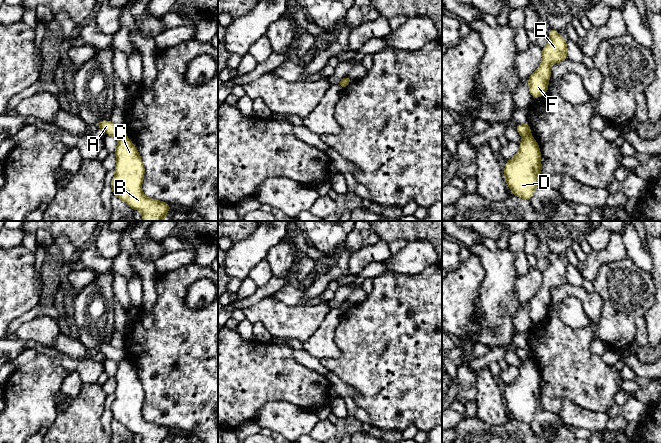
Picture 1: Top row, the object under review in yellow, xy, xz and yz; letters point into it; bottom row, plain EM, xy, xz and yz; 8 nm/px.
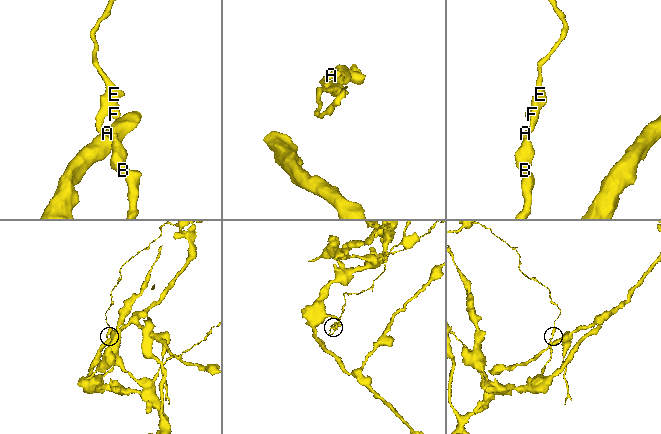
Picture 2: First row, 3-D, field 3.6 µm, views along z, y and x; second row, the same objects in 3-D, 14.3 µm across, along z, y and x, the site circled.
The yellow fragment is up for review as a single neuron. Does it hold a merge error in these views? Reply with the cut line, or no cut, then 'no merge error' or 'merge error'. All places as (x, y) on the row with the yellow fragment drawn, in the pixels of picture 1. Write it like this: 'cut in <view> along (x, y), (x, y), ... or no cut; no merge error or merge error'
cut in xy along (125, 134), (118, 138); merge error

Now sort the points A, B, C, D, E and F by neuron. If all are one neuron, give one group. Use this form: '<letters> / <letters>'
A E F / B C D

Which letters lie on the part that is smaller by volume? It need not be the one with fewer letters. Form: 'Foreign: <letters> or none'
Foreign: A, E, F

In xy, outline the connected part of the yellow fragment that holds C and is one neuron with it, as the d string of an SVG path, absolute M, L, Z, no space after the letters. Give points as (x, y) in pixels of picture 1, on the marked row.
M126 135L118 138L114 153L117 161L115 176L110 183L114 196L123 200L132 209L139 210L143 221L164 221L171 205L143 194L143 161L137 148Z

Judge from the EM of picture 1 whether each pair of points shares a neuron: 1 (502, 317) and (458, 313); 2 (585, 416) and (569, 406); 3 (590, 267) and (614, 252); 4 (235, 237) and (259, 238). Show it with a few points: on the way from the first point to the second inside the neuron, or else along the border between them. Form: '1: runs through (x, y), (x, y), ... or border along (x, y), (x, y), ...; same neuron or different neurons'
1: border along (477, 291), (477, 319), (469, 324), (474, 338); different neurons
2: runs through (581, 416), (573, 410); same neuron
3: runs through (596, 261), (608, 255); same neuron
4: border along (255, 231), (234, 244); different neurons

